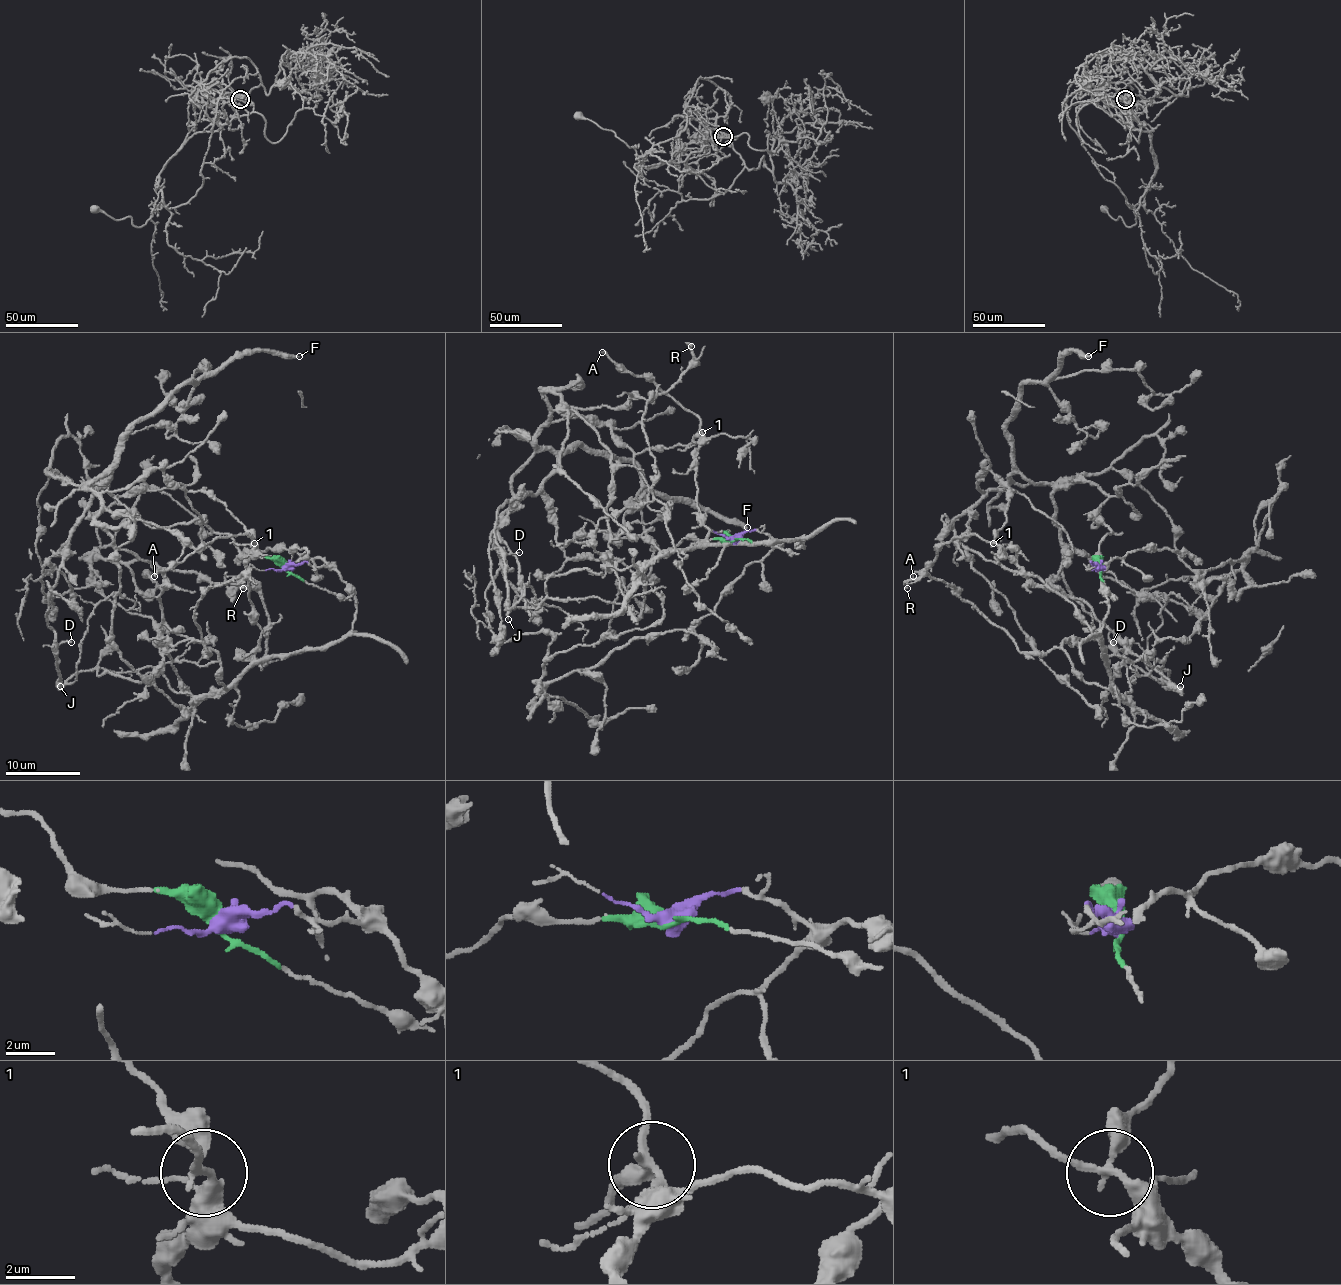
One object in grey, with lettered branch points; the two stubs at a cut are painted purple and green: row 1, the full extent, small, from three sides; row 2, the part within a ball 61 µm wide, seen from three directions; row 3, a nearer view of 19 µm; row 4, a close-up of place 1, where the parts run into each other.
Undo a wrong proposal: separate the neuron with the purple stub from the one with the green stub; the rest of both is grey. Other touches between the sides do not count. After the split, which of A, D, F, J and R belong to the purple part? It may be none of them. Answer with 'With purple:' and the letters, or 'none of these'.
With purple: A, R

